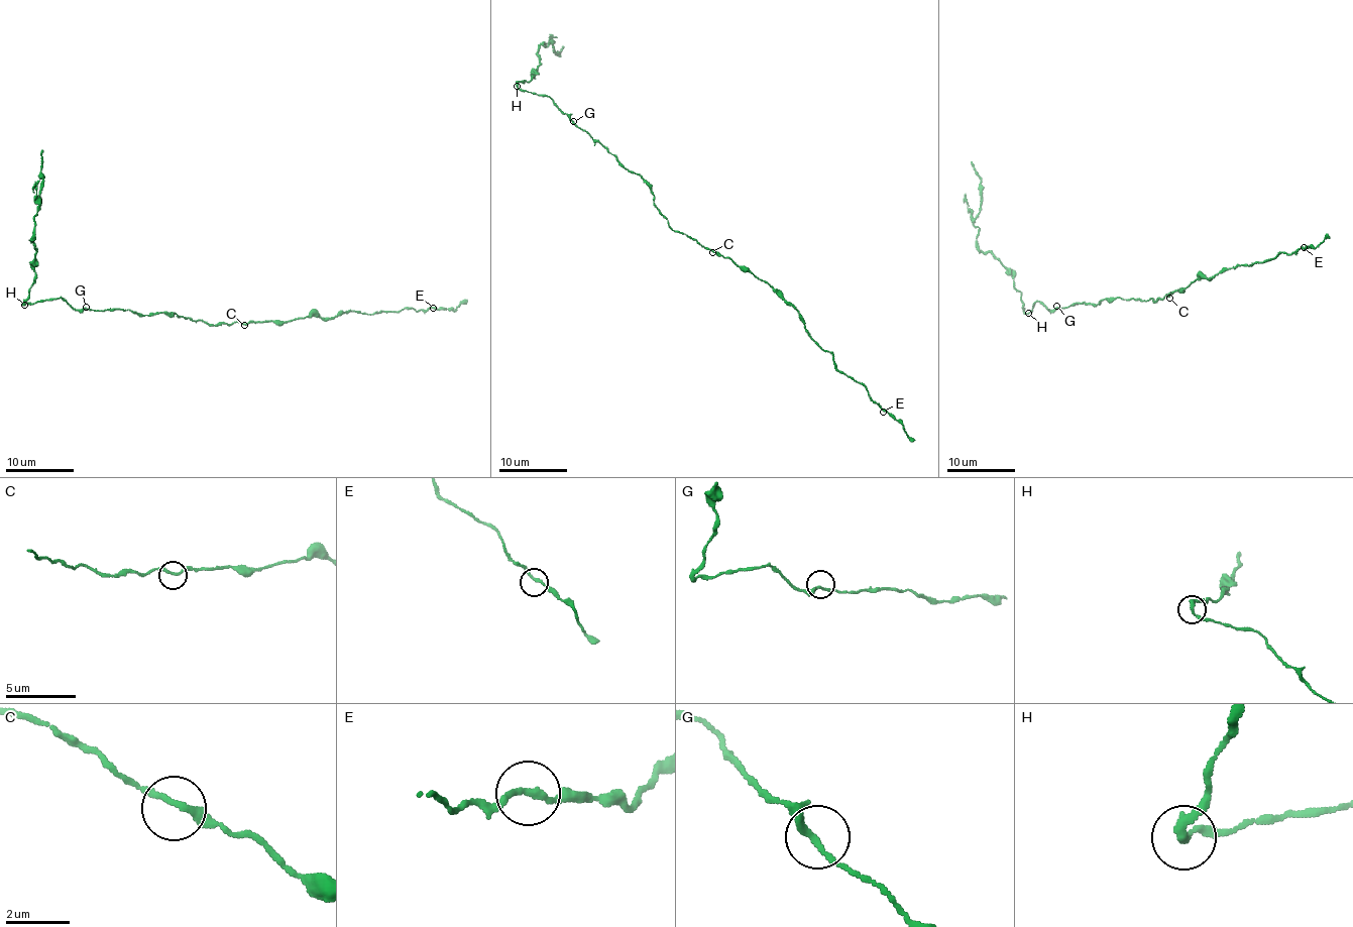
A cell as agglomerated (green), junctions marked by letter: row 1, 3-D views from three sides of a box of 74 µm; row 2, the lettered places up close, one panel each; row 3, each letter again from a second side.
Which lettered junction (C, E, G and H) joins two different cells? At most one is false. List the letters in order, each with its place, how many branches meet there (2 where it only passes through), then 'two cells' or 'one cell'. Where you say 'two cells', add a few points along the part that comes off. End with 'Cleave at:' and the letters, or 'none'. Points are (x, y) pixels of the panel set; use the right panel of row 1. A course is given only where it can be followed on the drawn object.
C: at (1169, 298); 2 branches meet; one cell
E: at (1304, 247); 2 branches meet; one cell
G: at (1056, 306); 2 branches meet; one cell
H: at (1028, 313); 2 branches meet; two cells; foreign part runs (1028, 313), (1013, 275), (979, 248), (973, 220), (980, 212), (981, 178), (971, 161)
Cleave at: H

